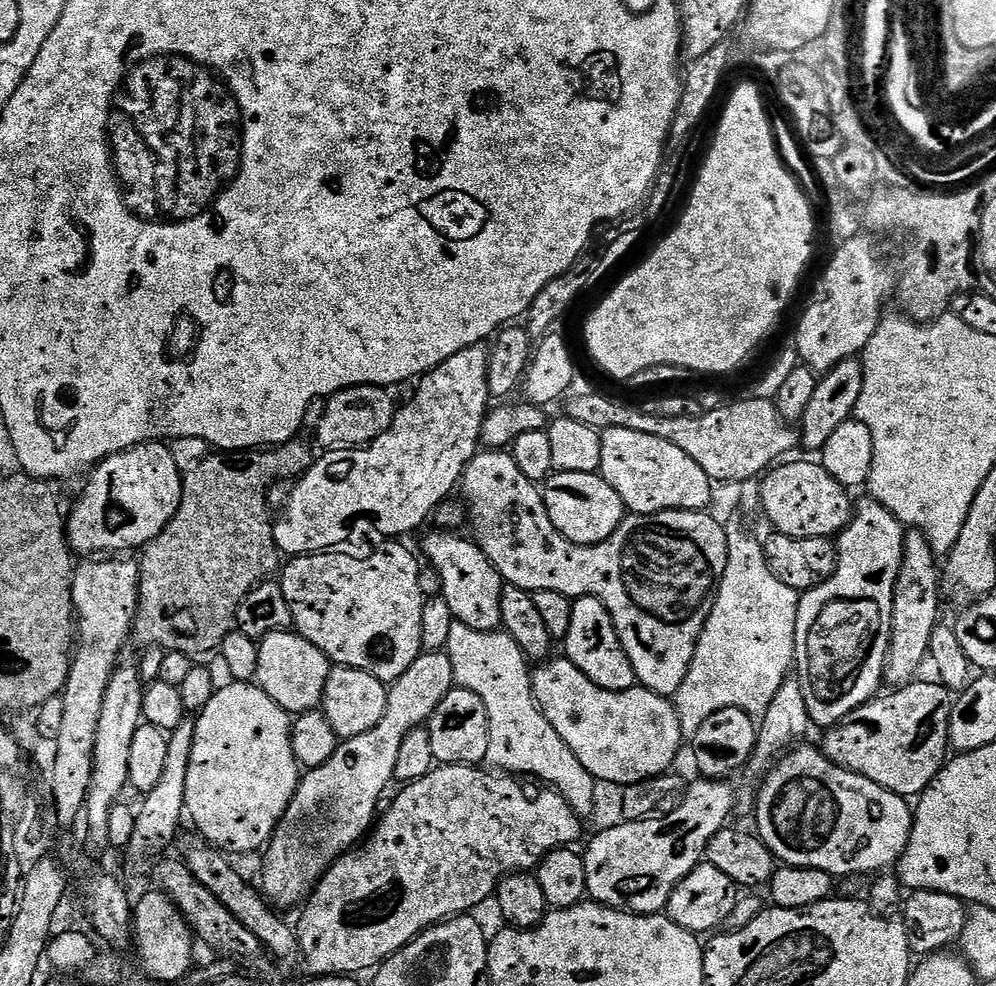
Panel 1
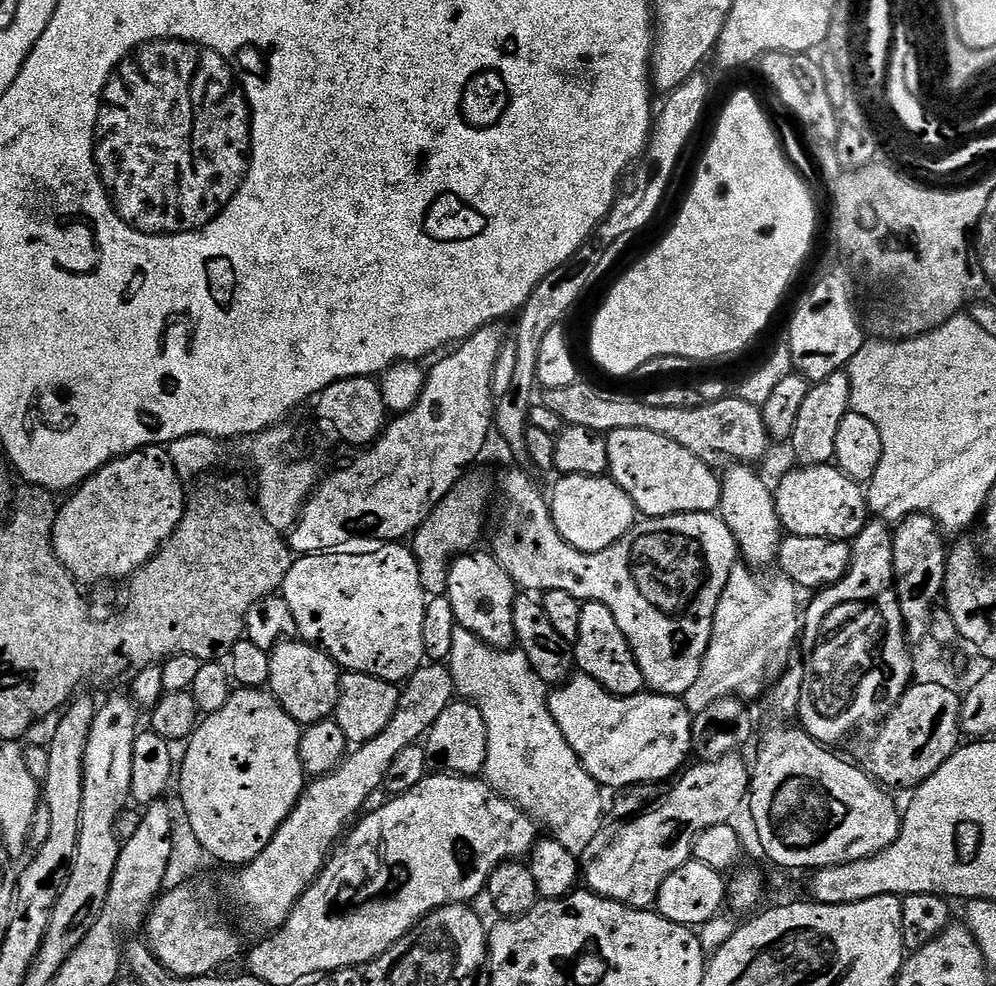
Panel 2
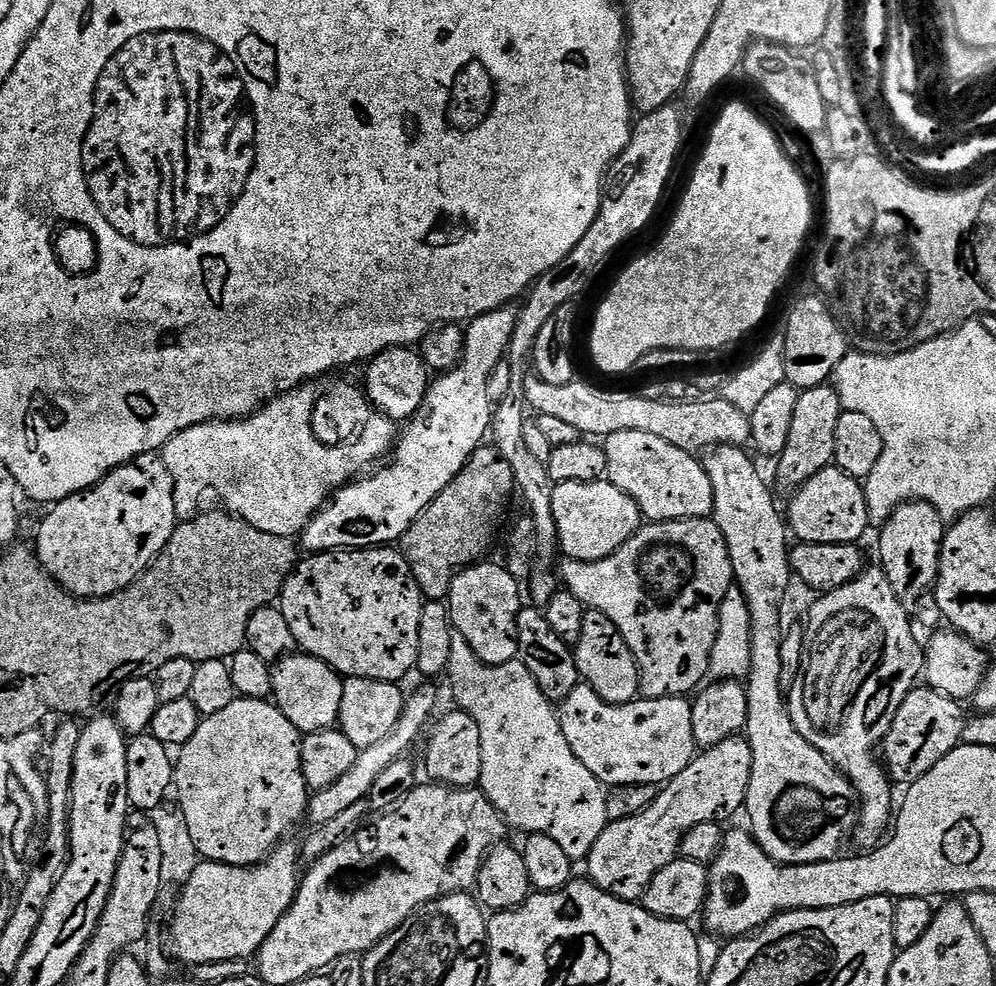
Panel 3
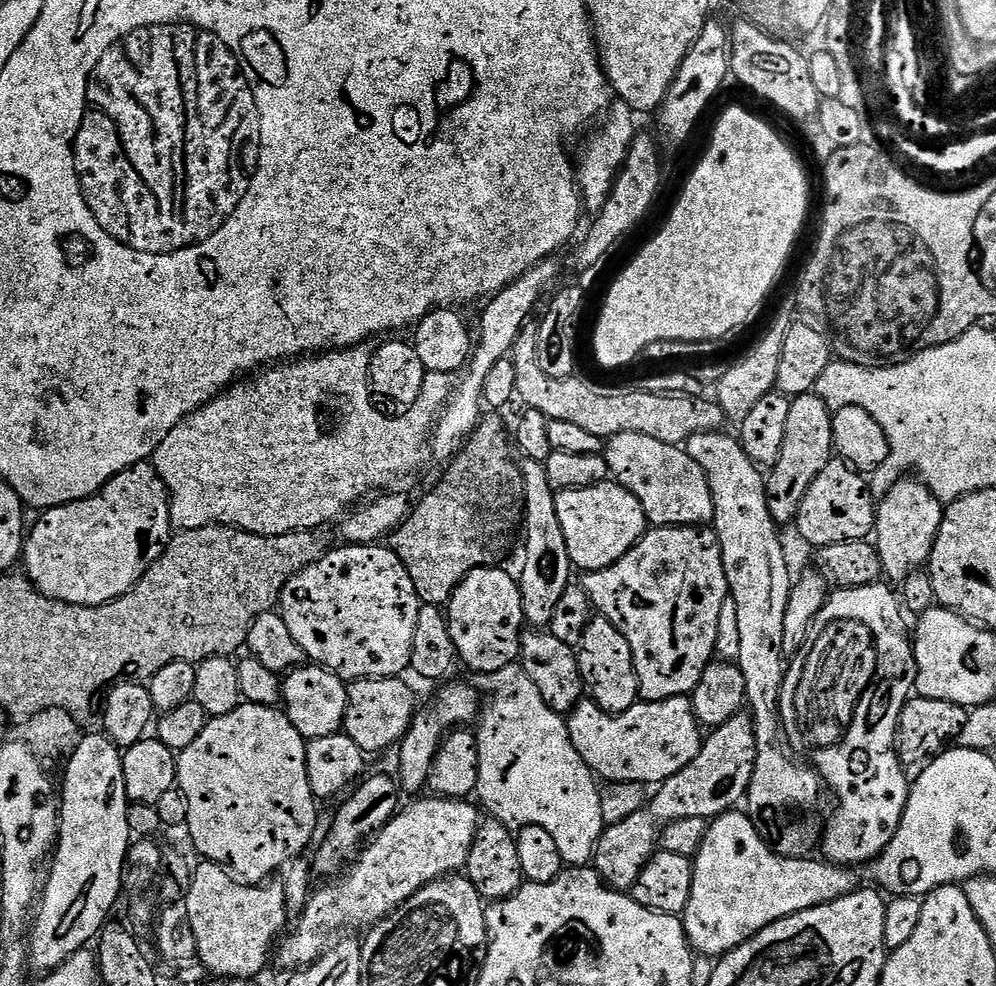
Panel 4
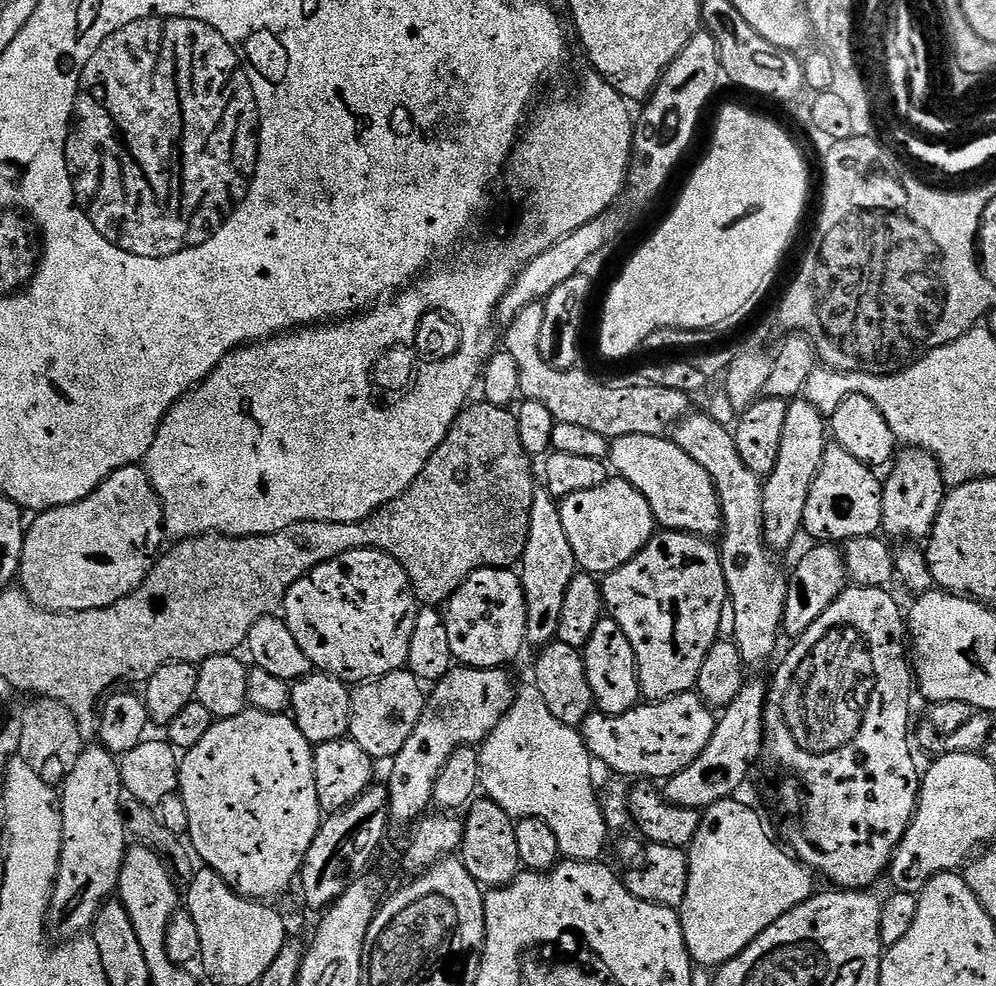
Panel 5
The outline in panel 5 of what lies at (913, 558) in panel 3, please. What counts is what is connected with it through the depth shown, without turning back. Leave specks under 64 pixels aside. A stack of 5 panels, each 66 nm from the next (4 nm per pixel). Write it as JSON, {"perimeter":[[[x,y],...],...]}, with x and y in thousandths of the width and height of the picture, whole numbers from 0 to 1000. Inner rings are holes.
{"perimeter":[[[912,452],[899,463],[891,479],[892,484],[887,484],[884,497],[888,526],[887,543],[897,549],[900,547],[900,550],[931,549],[950,500],[950,492],[944,481],[944,471],[927,454]]]}

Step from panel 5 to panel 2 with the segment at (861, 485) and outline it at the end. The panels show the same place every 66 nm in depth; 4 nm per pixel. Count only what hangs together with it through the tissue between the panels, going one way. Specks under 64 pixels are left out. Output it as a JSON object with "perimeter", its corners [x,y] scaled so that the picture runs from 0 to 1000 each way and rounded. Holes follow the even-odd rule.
{"perimeter":[[[834,470],[818,471],[816,475],[799,473],[796,476],[777,495],[784,537],[793,544],[858,548],[873,527],[868,496]]]}

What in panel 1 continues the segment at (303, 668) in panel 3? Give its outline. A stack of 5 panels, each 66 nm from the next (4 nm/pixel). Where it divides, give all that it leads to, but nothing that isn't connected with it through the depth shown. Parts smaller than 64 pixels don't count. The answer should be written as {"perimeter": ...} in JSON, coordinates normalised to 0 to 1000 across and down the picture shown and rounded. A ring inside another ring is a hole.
{"perimeter":[[[296,639],[272,641],[259,651],[259,680],[256,693],[283,720],[290,724],[318,721],[325,713],[327,688],[332,684],[335,674],[315,651],[311,651]]]}

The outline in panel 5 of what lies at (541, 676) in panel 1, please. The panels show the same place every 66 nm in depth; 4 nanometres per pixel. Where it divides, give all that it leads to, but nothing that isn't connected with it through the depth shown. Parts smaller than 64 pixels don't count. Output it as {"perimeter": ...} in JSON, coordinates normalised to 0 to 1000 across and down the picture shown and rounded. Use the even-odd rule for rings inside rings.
{"perimeter":[[[694,701],[672,710],[644,713],[623,726],[609,727],[601,720],[595,721],[586,729],[584,745],[591,764],[614,782],[611,784],[622,789],[648,787],[651,793],[667,793],[689,781],[709,761],[719,732],[716,719]]]}

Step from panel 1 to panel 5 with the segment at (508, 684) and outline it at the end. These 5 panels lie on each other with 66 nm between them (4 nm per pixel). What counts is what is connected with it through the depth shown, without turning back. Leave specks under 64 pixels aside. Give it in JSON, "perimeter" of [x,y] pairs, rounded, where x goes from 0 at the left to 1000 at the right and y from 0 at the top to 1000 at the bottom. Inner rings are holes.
{"perimeter":[[[537,696],[522,698],[518,710],[496,736],[496,740],[480,759],[482,765],[482,798],[489,810],[495,811],[515,833],[540,830],[556,842],[563,869],[571,872],[601,873],[606,855],[612,849],[608,830],[604,830],[599,796],[594,796],[595,768],[586,756],[585,745],[577,738],[569,738],[544,712],[544,704]]]}

